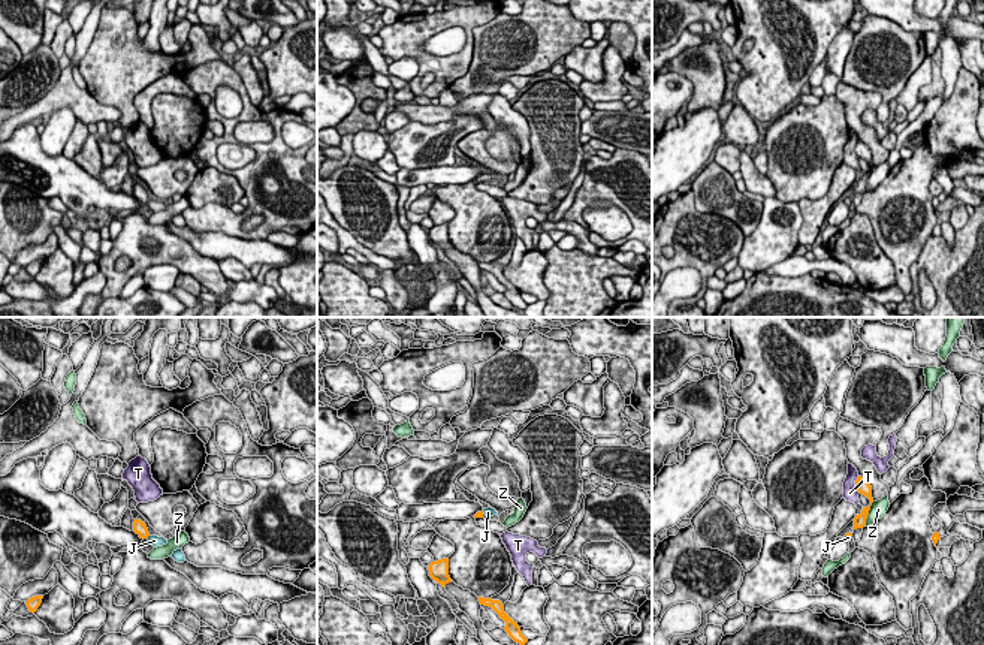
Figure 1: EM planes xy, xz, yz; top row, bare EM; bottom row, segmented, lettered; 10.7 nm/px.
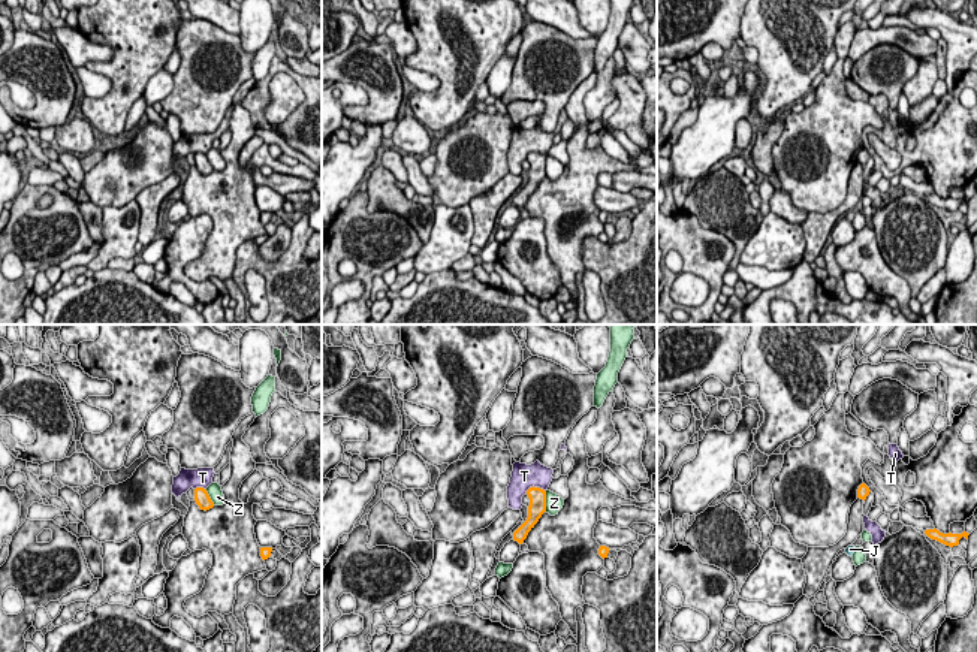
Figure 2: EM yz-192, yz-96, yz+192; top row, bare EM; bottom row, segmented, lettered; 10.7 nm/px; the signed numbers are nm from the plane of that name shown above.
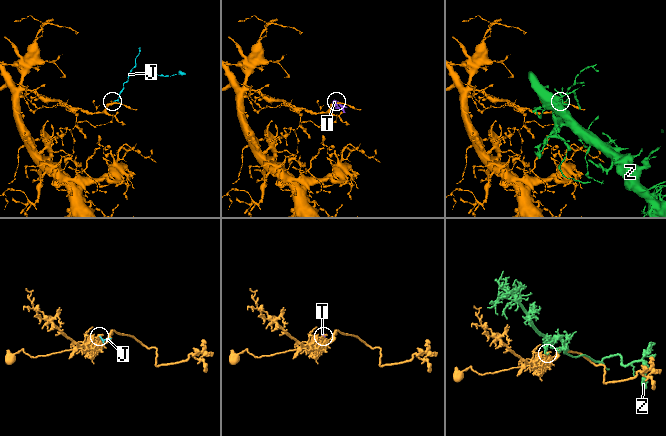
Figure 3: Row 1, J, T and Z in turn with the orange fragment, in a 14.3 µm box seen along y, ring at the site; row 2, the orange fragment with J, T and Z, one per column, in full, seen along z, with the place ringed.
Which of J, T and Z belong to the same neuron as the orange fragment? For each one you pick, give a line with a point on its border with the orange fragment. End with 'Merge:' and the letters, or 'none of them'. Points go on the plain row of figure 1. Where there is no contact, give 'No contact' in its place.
J: Touches orange at xy (148, 199)
Merge: J

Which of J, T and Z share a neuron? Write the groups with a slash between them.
J / T / Z

